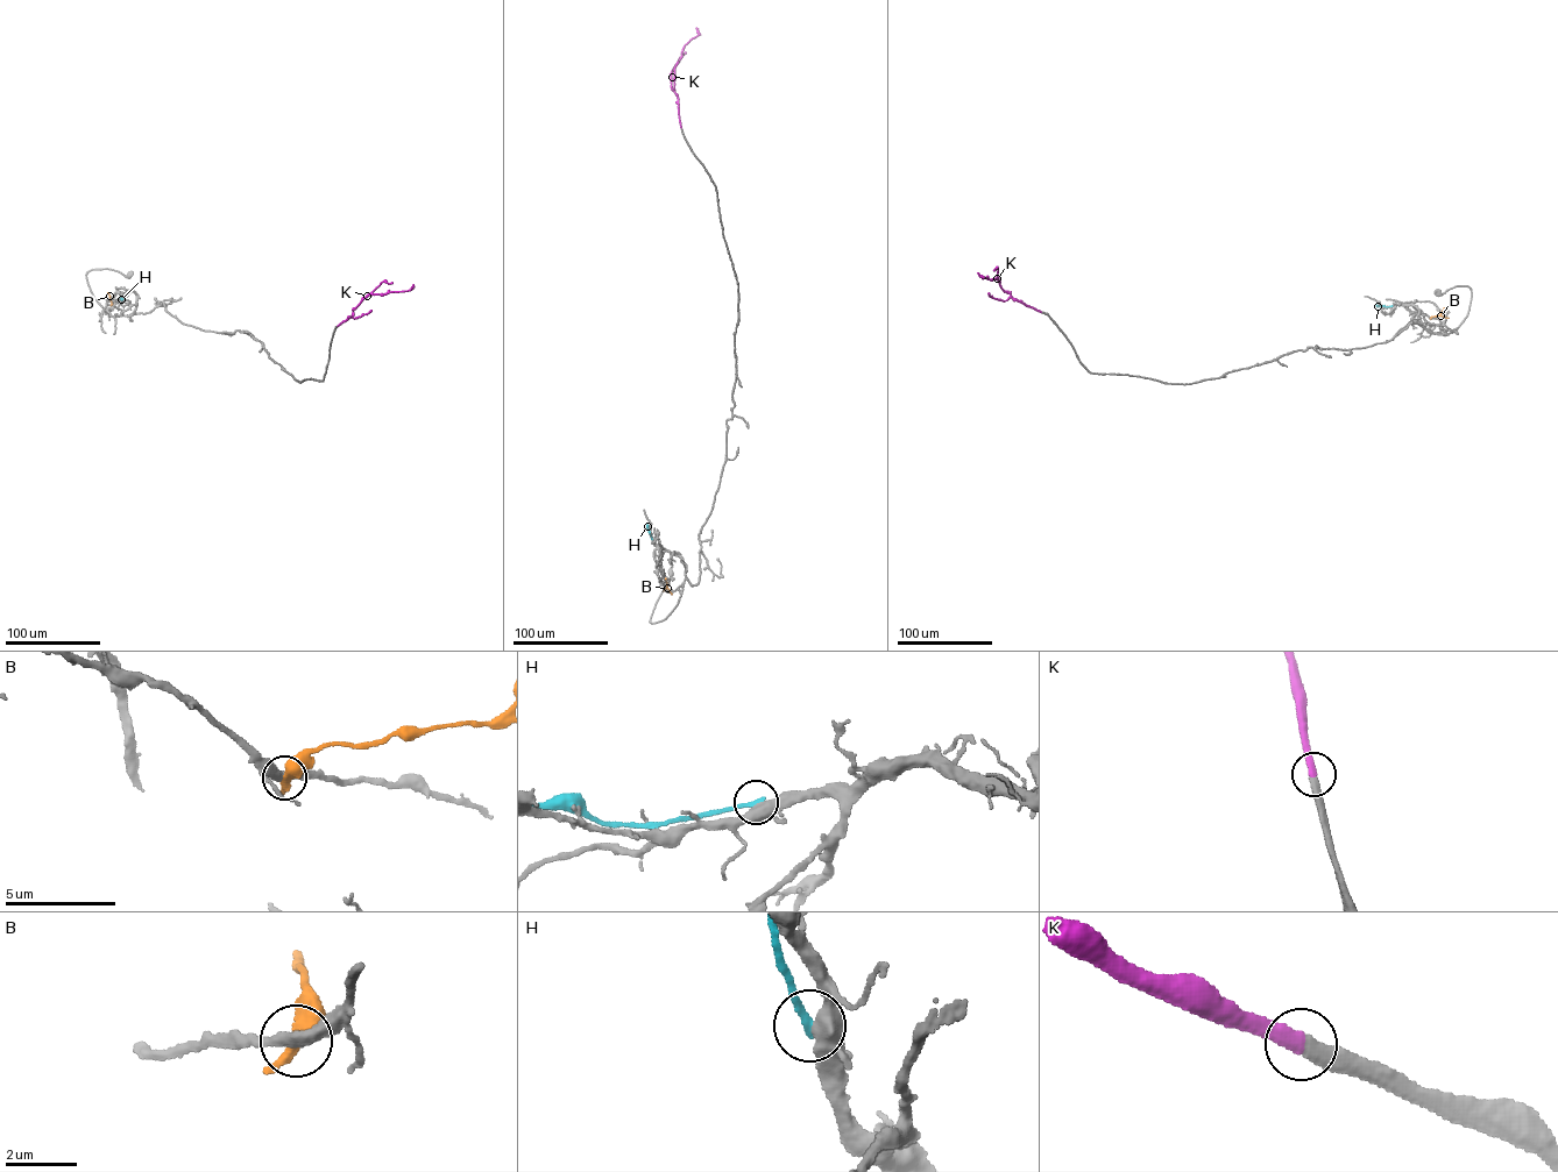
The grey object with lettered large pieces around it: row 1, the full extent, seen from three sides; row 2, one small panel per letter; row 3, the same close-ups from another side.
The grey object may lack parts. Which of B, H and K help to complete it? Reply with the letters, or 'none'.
K

